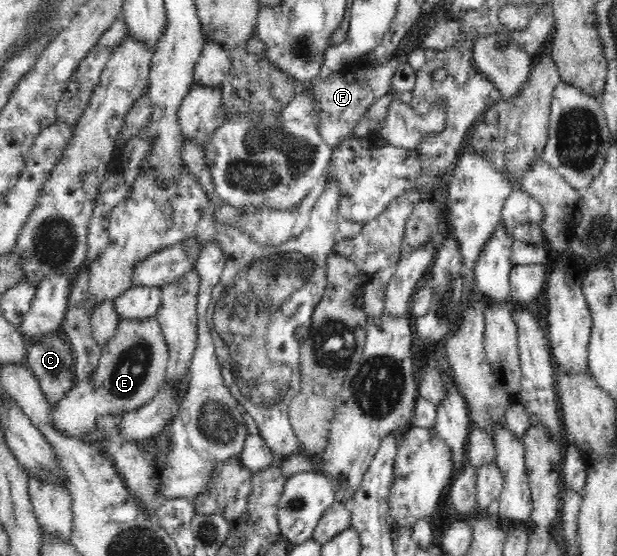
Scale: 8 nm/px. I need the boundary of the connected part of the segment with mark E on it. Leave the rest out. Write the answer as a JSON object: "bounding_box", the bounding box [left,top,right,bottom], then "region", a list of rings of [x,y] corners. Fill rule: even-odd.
{"bounding_box":[50,316,169,439],"region":[[[157,316],[148,318],[148,320],[133,320],[132,318],[119,320],[116,336],[102,348],[100,364],[96,372],[91,375],[89,382],[76,382],[64,398],[56,406],[51,407],[50,417],[52,417],[53,424],[65,436],[79,439],[80,436],[86,436],[88,432],[96,429],[94,424],[99,420],[98,416],[114,414],[119,417],[124,412],[138,410],[150,402],[165,384],[168,362],[169,346],[165,341]]]}

